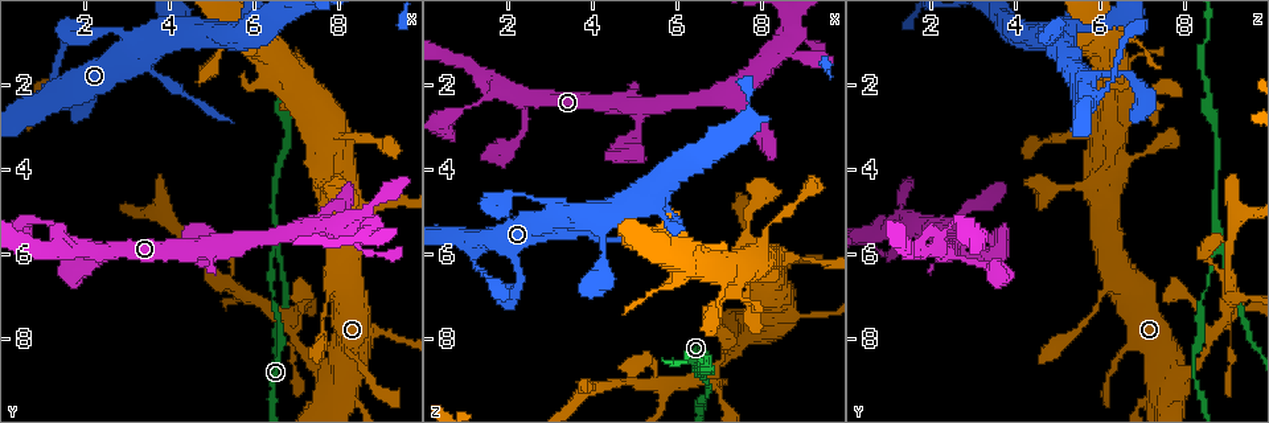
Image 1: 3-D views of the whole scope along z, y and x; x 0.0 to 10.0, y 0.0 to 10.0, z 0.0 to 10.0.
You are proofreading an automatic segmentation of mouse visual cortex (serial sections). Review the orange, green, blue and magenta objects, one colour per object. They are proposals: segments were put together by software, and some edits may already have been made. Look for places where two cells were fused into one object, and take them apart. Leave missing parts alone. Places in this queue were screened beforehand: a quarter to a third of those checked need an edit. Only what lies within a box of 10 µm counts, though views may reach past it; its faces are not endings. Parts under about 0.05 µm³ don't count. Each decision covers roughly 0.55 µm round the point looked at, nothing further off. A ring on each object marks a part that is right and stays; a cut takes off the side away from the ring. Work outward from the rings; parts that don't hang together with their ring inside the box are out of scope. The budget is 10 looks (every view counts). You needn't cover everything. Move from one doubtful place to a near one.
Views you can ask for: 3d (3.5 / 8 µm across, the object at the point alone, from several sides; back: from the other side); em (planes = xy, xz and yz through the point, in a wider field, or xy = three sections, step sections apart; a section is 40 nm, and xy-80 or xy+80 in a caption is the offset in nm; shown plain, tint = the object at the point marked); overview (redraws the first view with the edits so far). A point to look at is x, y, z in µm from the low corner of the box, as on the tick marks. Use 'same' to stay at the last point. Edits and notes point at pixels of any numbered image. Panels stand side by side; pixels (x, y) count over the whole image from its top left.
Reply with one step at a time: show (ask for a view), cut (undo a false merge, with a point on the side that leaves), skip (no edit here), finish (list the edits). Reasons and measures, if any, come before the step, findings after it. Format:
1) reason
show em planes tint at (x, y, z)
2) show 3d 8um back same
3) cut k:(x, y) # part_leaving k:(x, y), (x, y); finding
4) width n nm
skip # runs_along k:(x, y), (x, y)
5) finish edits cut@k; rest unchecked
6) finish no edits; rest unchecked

thick turns thin
show 3d 3.5um at (6.95, 8.00, 8.60)

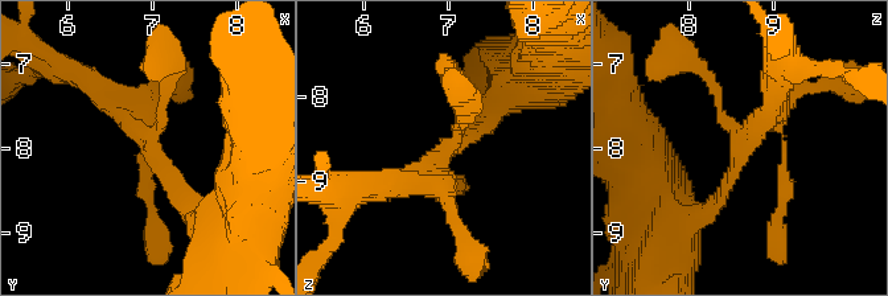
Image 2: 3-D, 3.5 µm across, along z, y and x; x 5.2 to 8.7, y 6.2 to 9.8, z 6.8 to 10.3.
show em xy step 2 tint at (7.00, 8.00, 8.65)

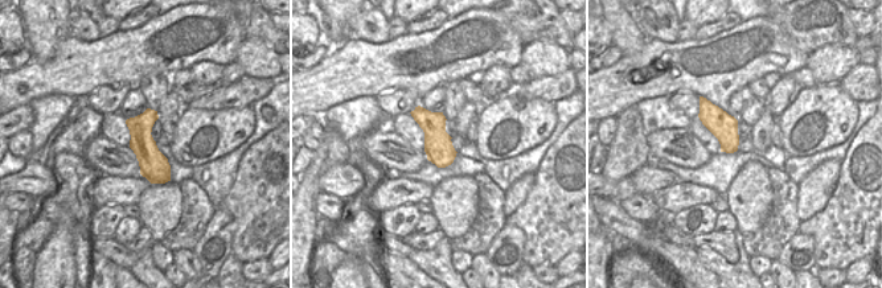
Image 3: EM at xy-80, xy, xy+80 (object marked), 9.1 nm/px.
width 260 nm
skip # runs_along 2:(194, 212), (147, 139), (94, 86); all the same cell

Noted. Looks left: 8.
show 3d 3.5um at (6.50, 5.80, 8.80)

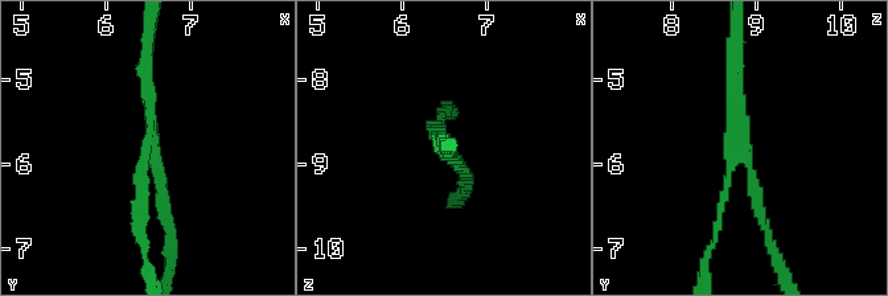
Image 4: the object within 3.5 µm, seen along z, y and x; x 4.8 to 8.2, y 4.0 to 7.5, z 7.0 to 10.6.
shape alone is not enough
show em xy step 5 tint at (6.50, 5.80, 8.80)

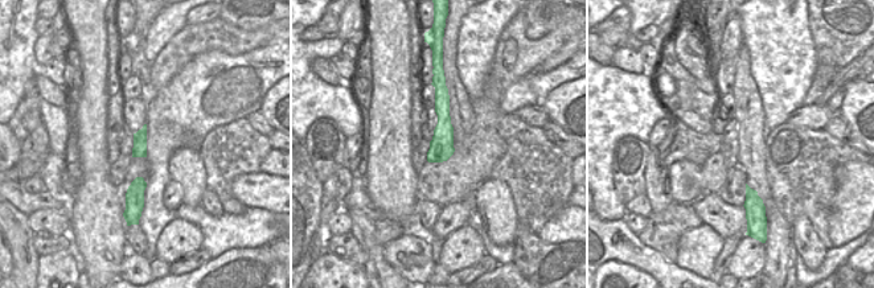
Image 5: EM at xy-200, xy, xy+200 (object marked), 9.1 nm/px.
cut it another way
show em xy step 3 tint same

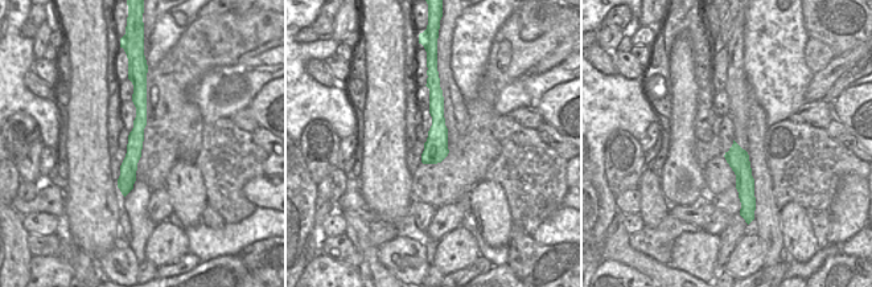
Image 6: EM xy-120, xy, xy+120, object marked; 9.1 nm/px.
arm_widths 100, 150, 200 nm
skip # runs_along 4:(718, 227), (741, 138), (735, 61); continuous, no second cell

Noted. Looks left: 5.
thin neck
show em xy step 2 tint at (3.75, 1.75, 5.55)

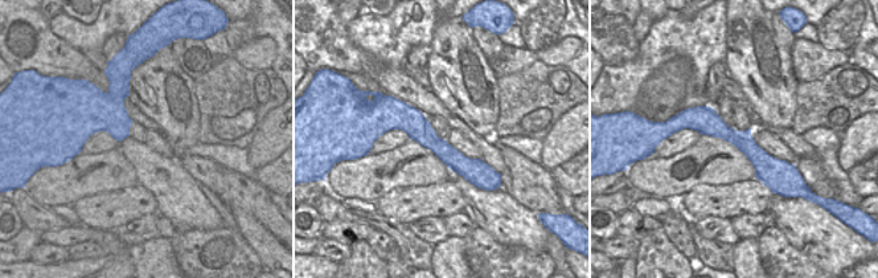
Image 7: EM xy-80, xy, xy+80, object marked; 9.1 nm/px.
wider look
show 3d 3.5um same

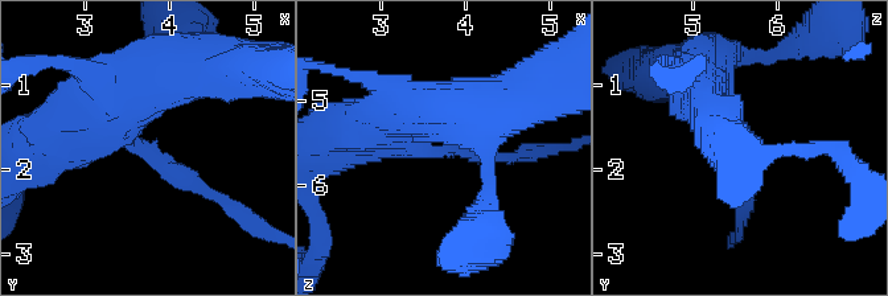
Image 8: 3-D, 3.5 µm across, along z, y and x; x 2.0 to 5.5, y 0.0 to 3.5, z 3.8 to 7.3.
skip # runs_along 7:(685, 119), (787, 167); all the same cell

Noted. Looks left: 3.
four or more arms meet
show 3d 3.5um at (2.05, 5.90, 2.20)

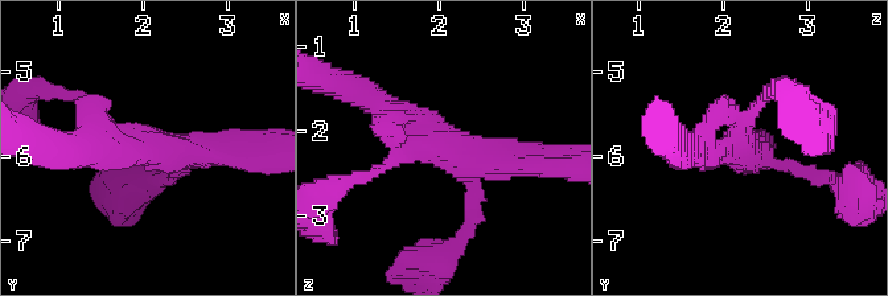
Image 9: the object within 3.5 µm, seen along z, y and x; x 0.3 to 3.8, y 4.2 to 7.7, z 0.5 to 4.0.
arms 4; arm_widths 150, 200, 300, 350 nm
show em xy step 3 tint at (2.00, 5.85, 2.15)

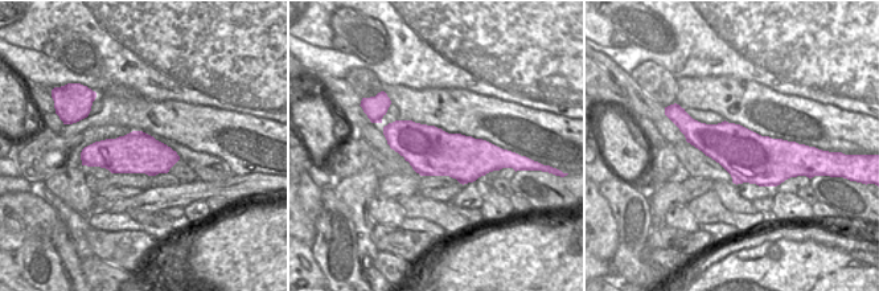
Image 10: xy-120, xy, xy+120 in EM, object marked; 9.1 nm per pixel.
another direction
show em xy step 2 tint same

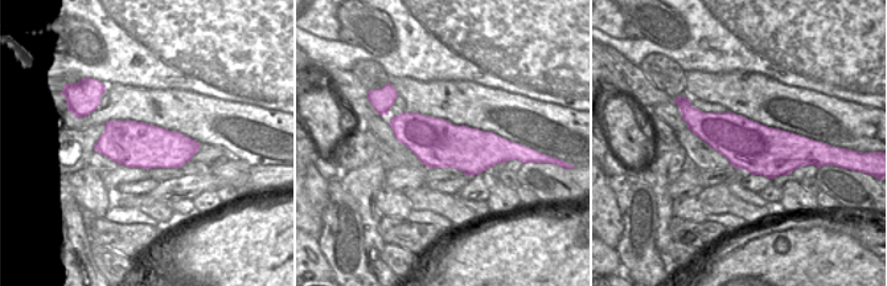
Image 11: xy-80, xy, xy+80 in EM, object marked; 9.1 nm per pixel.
width 440 nm
skip # runs_along 9:(527, 163), (463, 159), (365, 95); continuous, no second cell

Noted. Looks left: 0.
finish no edits; rest unchecked

